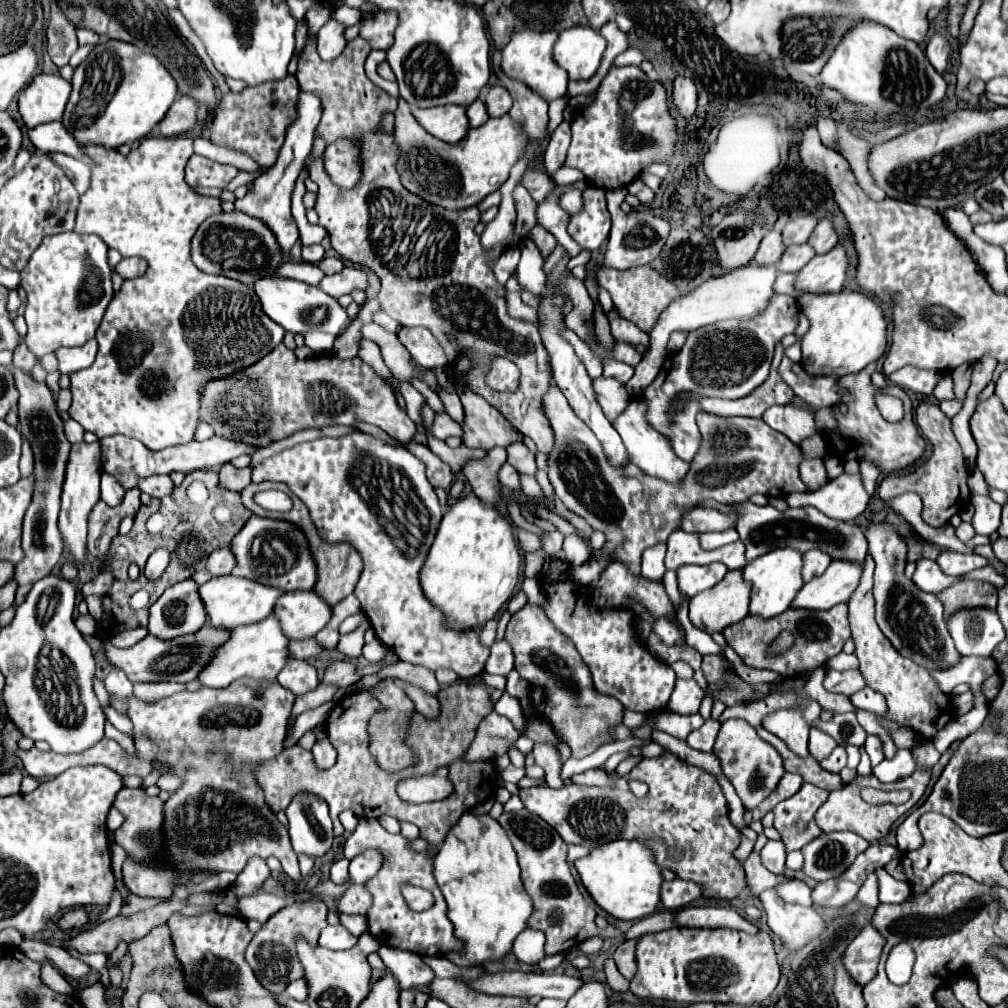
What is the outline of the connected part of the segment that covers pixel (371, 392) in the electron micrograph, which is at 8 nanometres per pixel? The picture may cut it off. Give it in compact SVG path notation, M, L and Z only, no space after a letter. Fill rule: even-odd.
M283 344L247 370L223 378L221 382L207 384L201 400L201 420L209 422L215 434L257 446L267 446L267 442L285 438L303 428L331 424L349 426L355 418L375 424L403 442L411 440L417 432L415 422L397 404L393 386L385 384L361 358L341 360L331 354L297 360Z

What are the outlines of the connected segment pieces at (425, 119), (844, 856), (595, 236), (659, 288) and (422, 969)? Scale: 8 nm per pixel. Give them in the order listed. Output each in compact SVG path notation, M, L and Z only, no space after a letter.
M435 106L435 108L413 108L413 116L419 124L443 142L459 142L469 132L465 106Z
M855 832L821 834L801 850L805 856L803 872L817 882L837 878L867 846L869 842Z
M589 186L583 192L583 200L585 208L581 214L571 216L567 232L581 248L593 252L607 240L611 228L611 216L607 210L607 200L603 190Z
M599 266L597 270L597 282L601 288L605 288L611 294L613 306L617 308L619 316L639 326L643 332L651 332L651 326L655 326L659 314L679 296L679 288L669 278L663 278L655 268L651 266L637 266L629 270L615 270L607 266Z
M381 946L379 956L385 962L385 966L391 970L391 974L397 978L397 982L403 990L413 990L415 992L417 988L423 988L423 986L431 984L433 978L435 978L433 970L423 964L419 954L399 950L399 948Z

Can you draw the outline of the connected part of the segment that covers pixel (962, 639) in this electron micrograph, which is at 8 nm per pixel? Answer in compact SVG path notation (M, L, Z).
M965 610L949 618L949 632L961 656L991 658L999 642L1003 642L1003 624L995 610Z

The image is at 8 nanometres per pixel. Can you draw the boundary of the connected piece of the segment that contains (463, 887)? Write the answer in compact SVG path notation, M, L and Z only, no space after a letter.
M465 812L461 820L449 830L443 846L435 856L433 866L435 866L437 884L447 900L447 916L455 926L455 938L463 942L463 948L459 952L449 952L445 958L461 968L473 968L485 962L503 960L511 952L515 938L527 928L527 920L533 914L533 902L519 878L517 856L505 830L489 814L475 816Z

